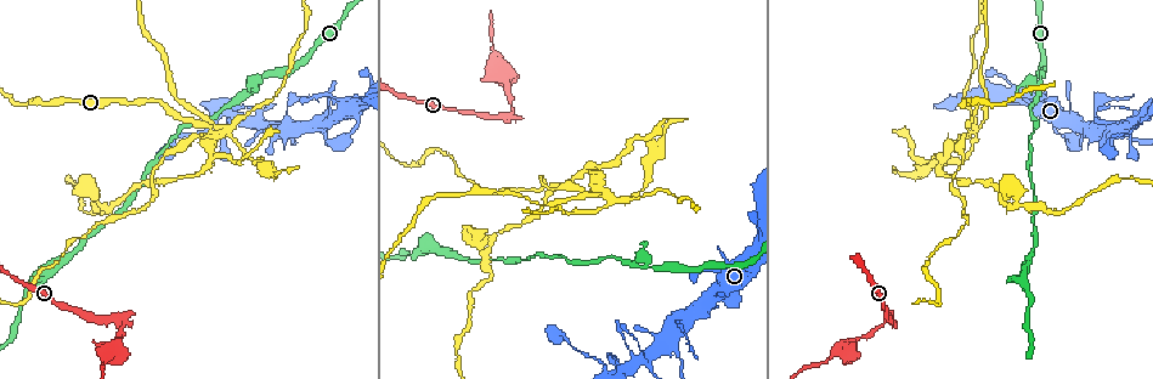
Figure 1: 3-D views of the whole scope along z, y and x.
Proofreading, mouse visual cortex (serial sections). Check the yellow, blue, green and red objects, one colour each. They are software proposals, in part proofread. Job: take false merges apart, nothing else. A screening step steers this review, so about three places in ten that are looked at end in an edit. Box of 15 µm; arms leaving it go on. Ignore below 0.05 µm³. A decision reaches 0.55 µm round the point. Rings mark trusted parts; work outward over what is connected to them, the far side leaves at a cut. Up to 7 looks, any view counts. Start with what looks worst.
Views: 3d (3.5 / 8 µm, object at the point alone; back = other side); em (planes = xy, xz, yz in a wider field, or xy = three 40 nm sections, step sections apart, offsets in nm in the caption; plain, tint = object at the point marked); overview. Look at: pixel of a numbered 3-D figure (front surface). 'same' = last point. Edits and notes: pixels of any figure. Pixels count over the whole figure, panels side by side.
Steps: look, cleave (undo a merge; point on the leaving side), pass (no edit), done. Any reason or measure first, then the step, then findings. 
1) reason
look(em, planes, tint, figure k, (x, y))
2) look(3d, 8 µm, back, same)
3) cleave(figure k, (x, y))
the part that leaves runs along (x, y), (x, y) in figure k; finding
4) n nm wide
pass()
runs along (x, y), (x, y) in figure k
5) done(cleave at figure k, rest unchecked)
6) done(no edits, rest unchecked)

arms part here
look(3d, 8 µm, figure 1, (647, 268))

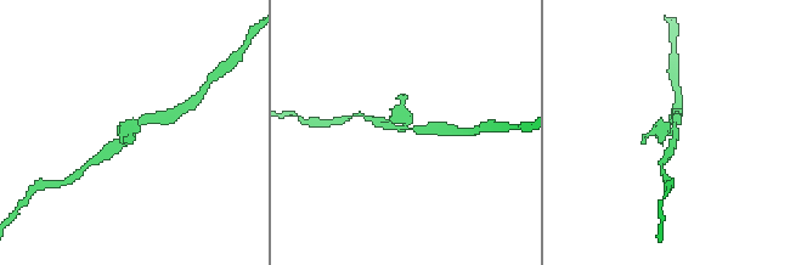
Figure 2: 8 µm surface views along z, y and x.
zoom in
look(3d, 3.5 µm, figure 2, (674, 127))

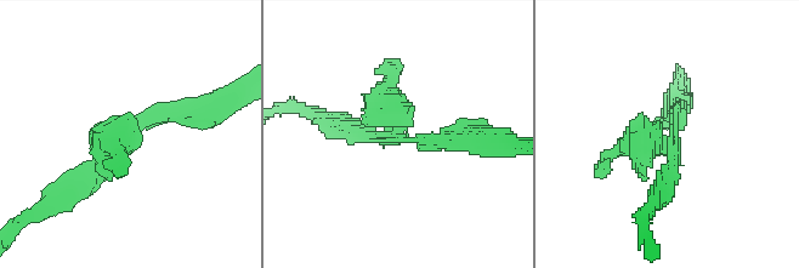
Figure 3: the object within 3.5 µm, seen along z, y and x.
look(em, xy, step 3, tint, figure 3, (131, 137))

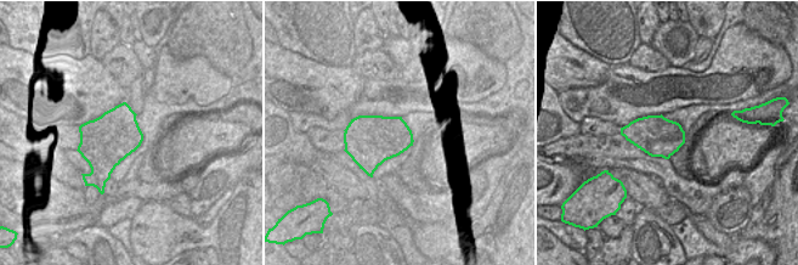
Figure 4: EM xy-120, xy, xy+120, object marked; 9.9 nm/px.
pass()
continuous, no second cell

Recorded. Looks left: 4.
thin arm on a thick one
look(3d, 3.5 µm, figure 1, (287, 122))

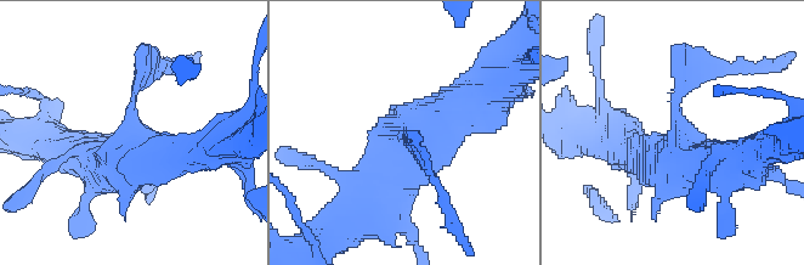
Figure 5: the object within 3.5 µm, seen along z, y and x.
need the tissue
look(em, planes, tint, figure 5, (134, 136))

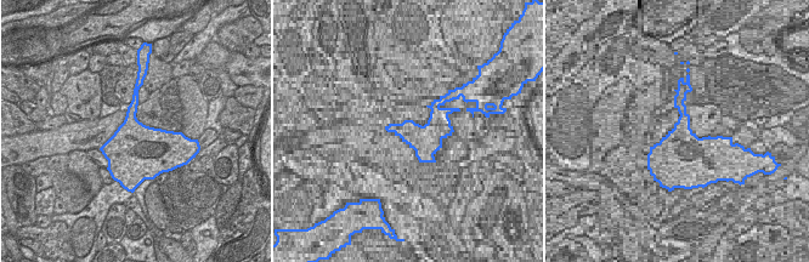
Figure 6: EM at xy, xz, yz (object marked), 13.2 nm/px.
pass()
runs along (481, 91), (407, 150), (369, 203) in figure 5; continuous, no second cell

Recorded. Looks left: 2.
calibre changes
look(3d, 8 µm, figure 1, (647, 358))

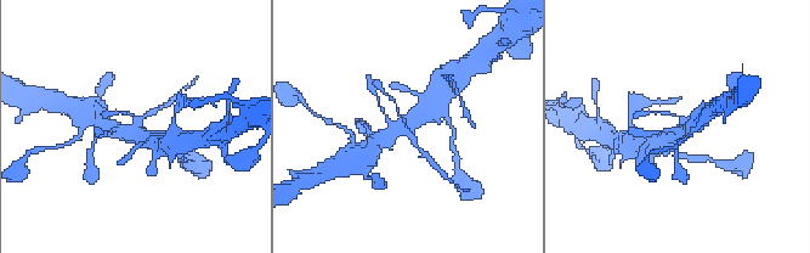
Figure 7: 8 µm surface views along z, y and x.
shape alone is not enough
look(em, xy, step 5, tint, figure 7, (679, 136))

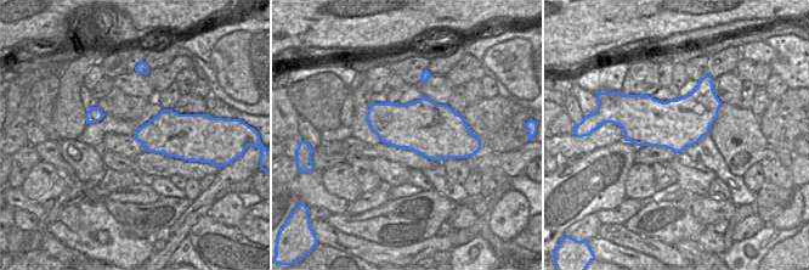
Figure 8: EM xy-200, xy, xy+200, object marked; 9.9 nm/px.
cleave(figure 7, (152, 112))
the part that leaves runs along (408, 130), (394, 99), (384, 91) in figure 7; two cells meet here

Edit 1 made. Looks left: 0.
done(cleave at figure 7, rest unchecked)

